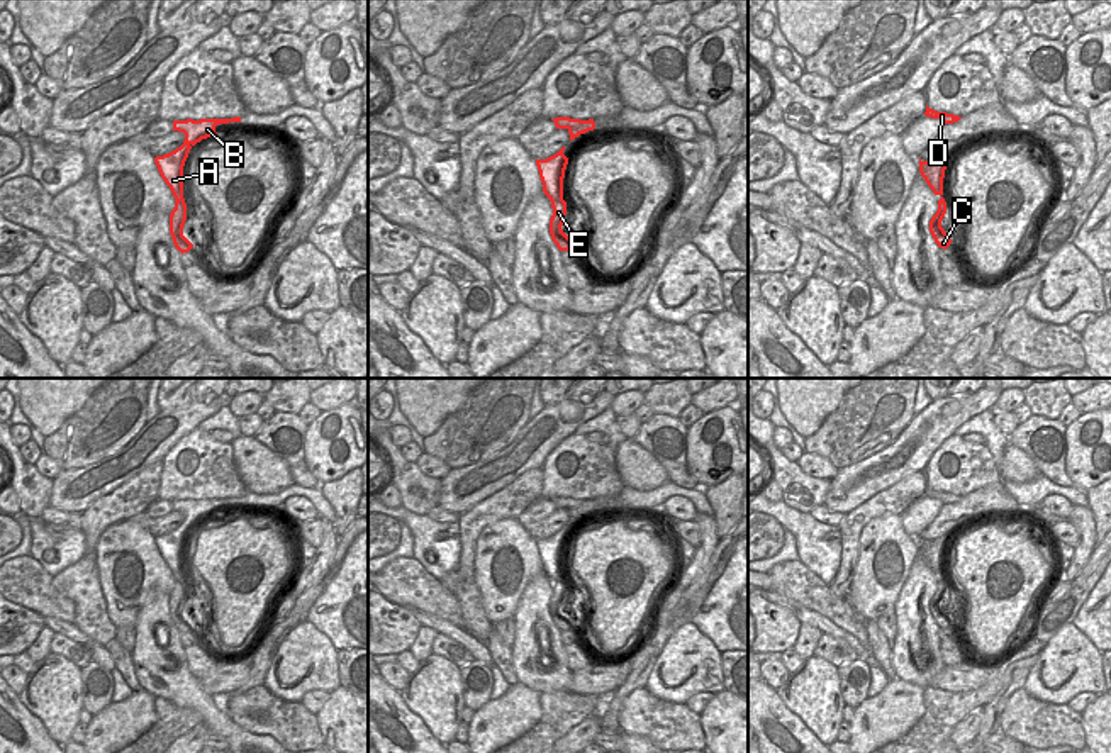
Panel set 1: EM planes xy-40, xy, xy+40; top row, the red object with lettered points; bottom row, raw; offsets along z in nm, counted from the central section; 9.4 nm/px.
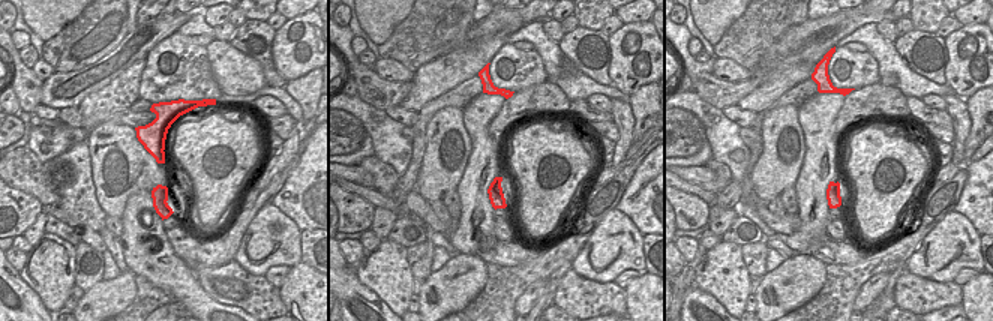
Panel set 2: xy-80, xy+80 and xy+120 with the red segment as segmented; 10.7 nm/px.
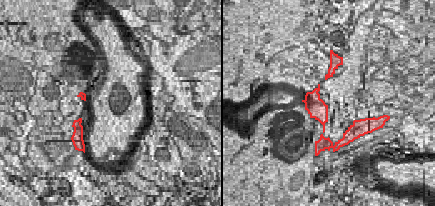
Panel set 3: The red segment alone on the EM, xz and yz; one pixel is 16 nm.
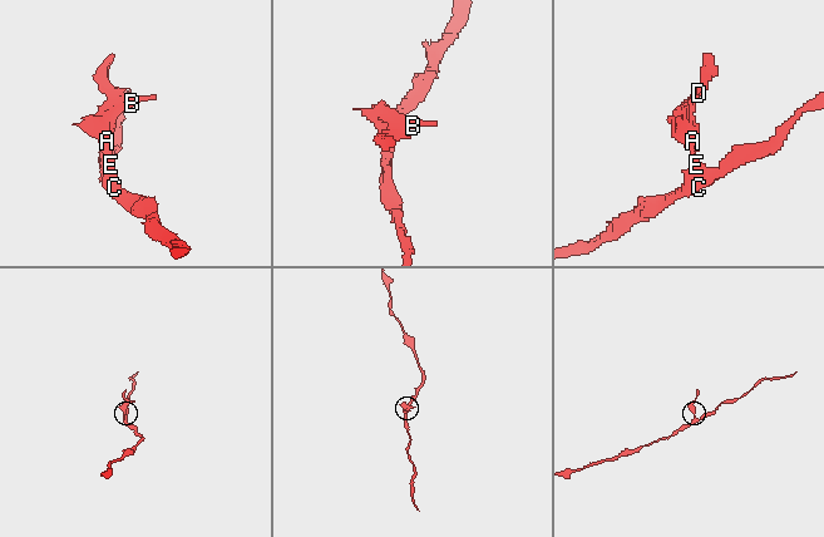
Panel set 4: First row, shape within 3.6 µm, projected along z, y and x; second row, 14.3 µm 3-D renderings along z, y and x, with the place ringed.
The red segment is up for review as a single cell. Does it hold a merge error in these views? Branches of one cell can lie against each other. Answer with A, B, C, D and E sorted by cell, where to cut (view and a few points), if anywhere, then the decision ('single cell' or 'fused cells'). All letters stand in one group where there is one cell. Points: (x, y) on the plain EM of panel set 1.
A B D / C E; cut in xy along (562, 577), (552, 582); fused cells

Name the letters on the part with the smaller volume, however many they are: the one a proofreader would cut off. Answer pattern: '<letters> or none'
A, B, D

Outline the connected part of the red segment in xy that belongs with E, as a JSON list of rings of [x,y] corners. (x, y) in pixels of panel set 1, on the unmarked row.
[[[563,578],[558,582],[551,582],[551,588],[553,588],[553,595],[550,599],[551,619],[560,631],[568,631],[573,626],[573,622],[561,609],[567,595],[567,582]]]

